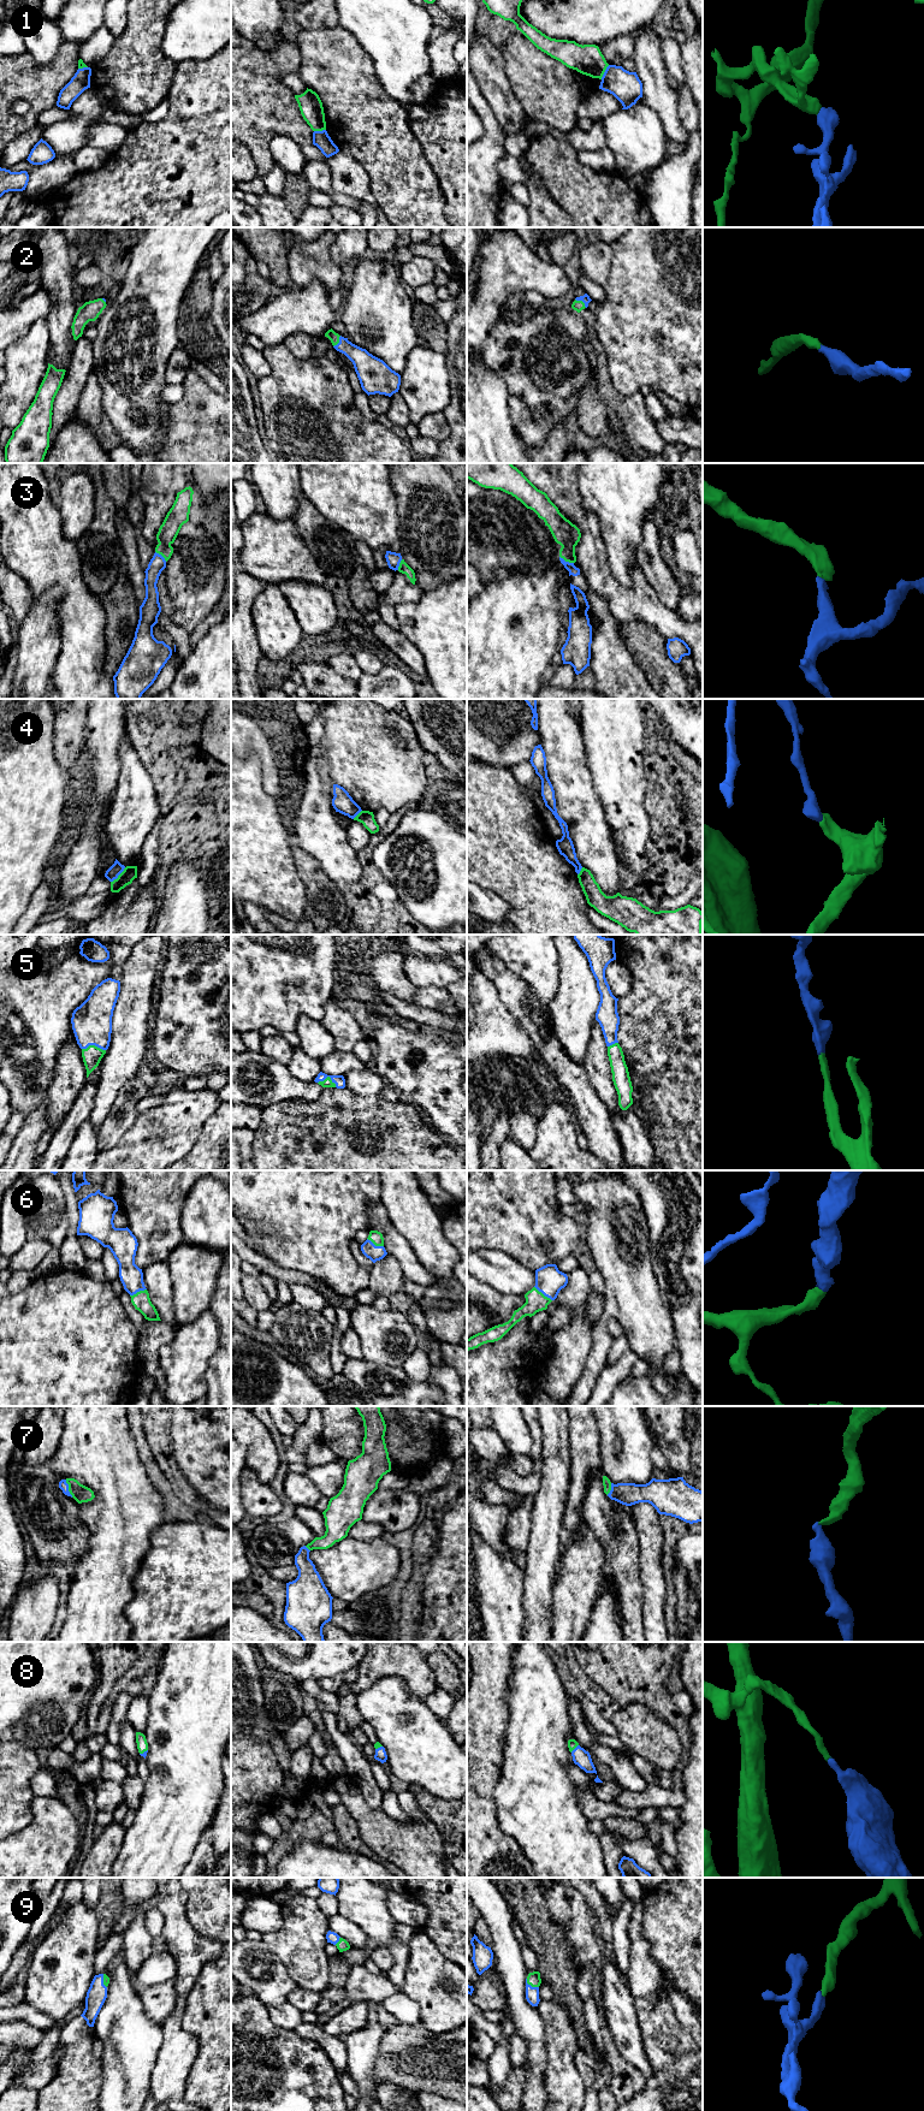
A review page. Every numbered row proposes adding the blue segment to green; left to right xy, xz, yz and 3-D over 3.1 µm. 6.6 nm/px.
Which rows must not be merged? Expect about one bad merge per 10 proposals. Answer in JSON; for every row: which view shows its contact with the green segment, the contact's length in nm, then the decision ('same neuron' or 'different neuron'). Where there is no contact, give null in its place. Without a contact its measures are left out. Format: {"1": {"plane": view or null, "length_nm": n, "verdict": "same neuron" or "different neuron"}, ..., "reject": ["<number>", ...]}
{"1": {"plane": "yz", "length_nm": 110, "verdict": "different neuron"}, "2": {"plane": "yz", "length_nm": 100, "verdict": "same neuron"}, "3": {"plane": "yz", "length_nm": 110, "verdict": "same neuron"}, "4": {"plane": "xy", "length_nm": 140, "verdict": "different neuron"}, "5": {"plane": "xy", "length_nm": 160, "verdict": "same neuron"}, "6": {"plane": "yz", "length_nm": 160, "verdict": "same neuron"}, "7": {"plane": "xy", "length_nm": 130, "verdict": "same neuron"}, "8": {"plane": "yz", "length_nm": 80, "verdict": "same neuron"}, "9": {"plane": "yz", "length_nm": 110, "verdict": "same neuron"}, "reject": ["1", "4"]}

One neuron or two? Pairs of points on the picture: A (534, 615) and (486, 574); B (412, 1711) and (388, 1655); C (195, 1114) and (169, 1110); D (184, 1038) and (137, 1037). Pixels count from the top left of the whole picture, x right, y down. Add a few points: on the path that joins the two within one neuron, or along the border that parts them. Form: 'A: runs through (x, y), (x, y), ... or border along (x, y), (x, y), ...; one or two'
A: border along (517, 569), (497, 568), (491, 577), (484, 580); two
B: border along (369, 1685), (388, 1676), (398, 1676), (415, 1695); two
C: runs through (189, 1114), (175, 1115); one
D: border along (150, 1029), (147, 1051); two

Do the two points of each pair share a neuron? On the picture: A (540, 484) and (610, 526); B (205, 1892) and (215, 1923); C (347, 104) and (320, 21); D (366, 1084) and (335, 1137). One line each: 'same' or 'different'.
A: different
B: same
C: different
D: different

